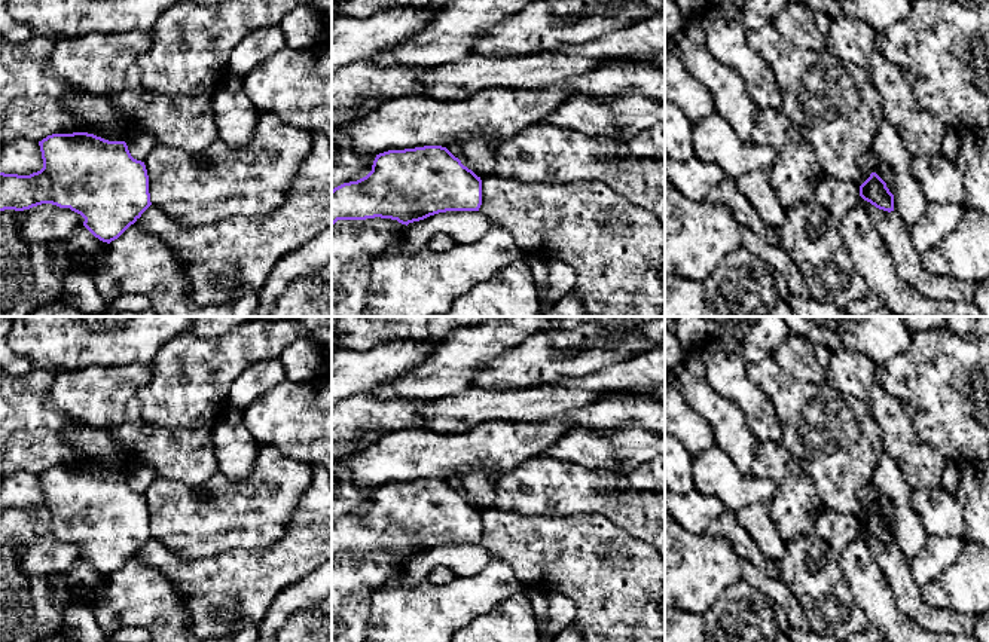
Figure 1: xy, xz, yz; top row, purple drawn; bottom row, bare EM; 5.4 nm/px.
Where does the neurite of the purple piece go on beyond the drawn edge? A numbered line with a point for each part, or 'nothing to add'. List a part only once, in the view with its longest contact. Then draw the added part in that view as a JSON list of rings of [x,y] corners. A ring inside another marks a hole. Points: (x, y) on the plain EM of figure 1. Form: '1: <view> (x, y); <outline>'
nothing to add

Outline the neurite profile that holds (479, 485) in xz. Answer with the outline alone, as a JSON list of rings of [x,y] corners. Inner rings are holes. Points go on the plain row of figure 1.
[[[473,471],[461,474],[461,483],[467,492],[470,502],[477,508],[483,510],[492,507],[495,502],[495,483],[501,473],[492,471]]]

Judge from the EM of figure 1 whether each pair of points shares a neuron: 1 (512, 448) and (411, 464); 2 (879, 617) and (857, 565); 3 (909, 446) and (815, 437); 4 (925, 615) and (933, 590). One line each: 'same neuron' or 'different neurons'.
1: same neuron
2: same neuron
3: different neurons
4: different neurons

